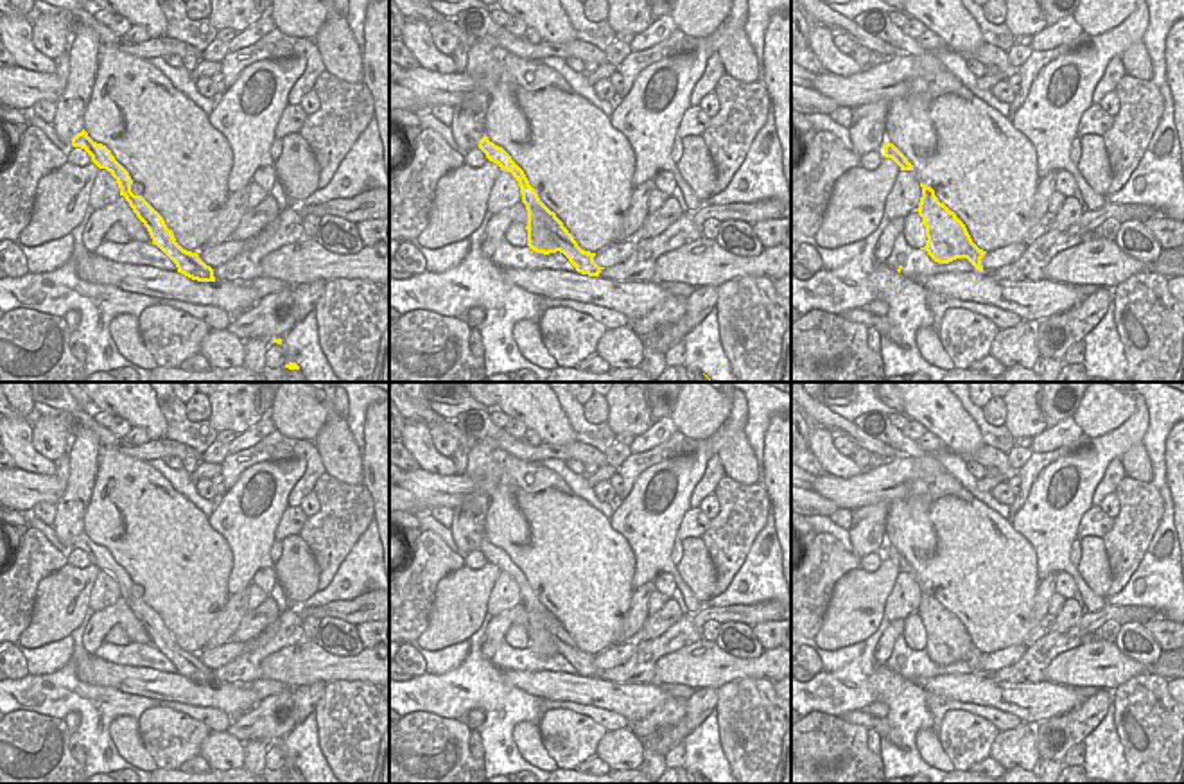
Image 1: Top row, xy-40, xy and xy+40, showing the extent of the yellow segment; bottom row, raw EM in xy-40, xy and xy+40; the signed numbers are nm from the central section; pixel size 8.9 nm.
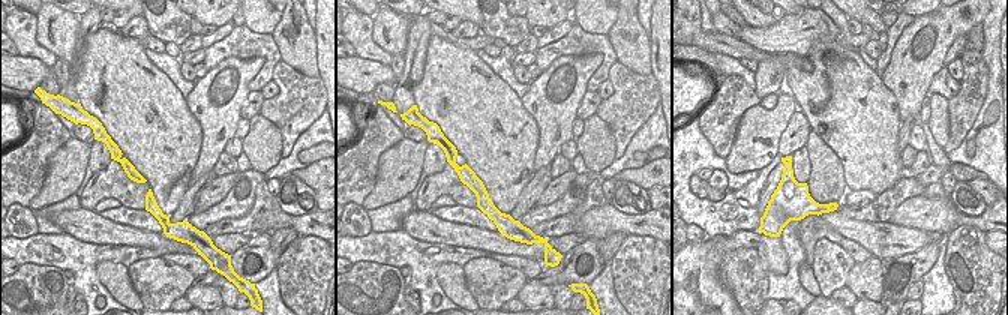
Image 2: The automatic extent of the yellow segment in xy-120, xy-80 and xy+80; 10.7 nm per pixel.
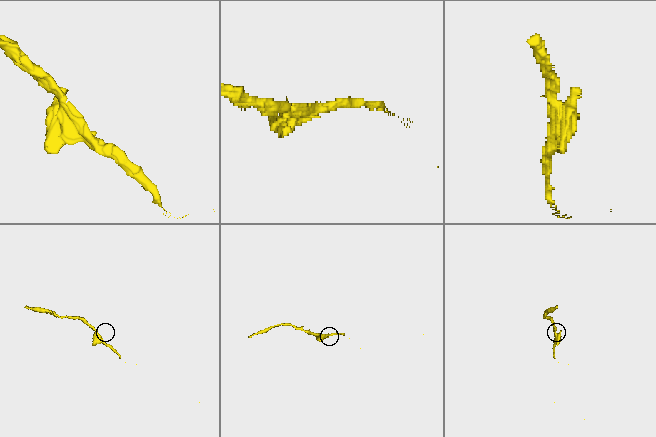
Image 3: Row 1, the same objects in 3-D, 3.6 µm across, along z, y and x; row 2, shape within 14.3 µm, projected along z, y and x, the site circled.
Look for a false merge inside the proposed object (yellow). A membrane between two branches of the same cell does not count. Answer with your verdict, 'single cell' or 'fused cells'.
fused cells

